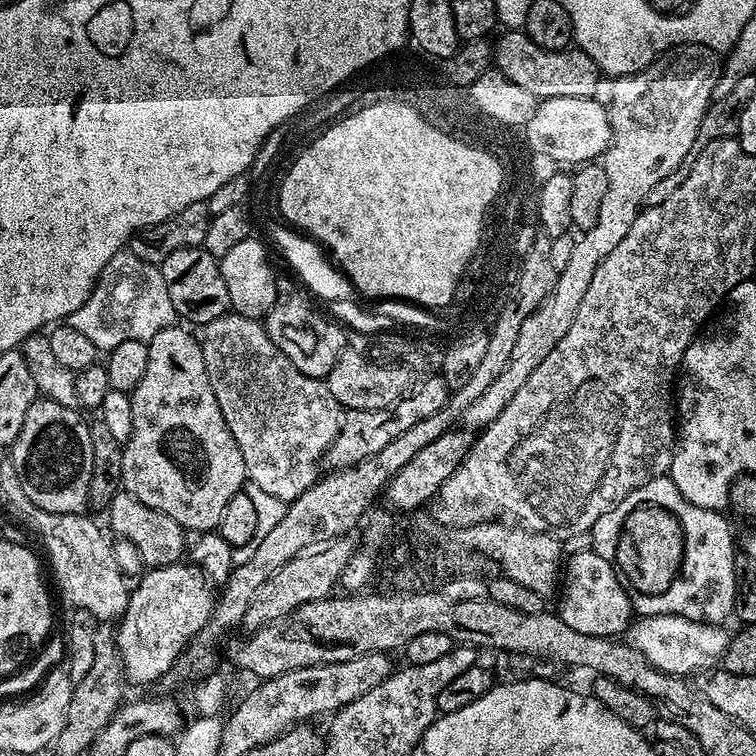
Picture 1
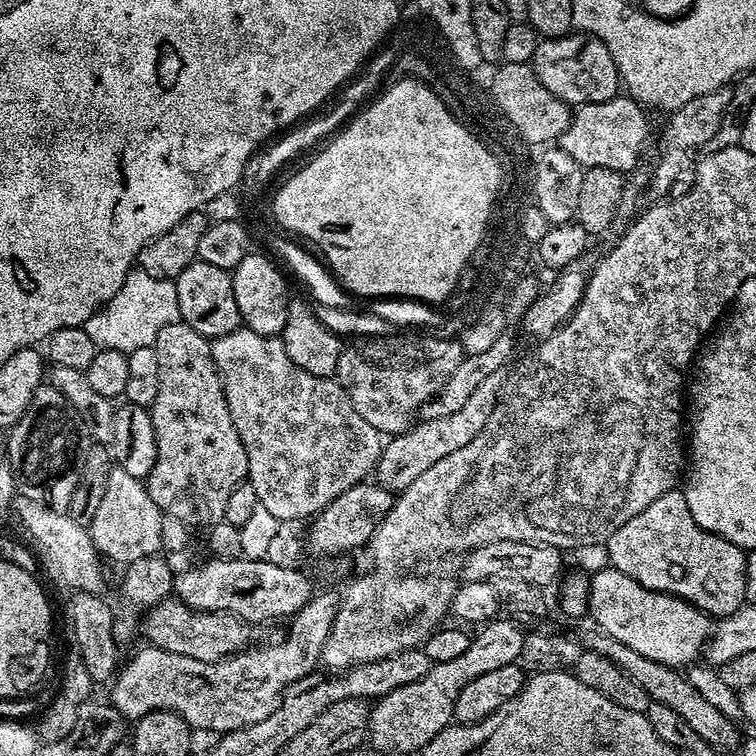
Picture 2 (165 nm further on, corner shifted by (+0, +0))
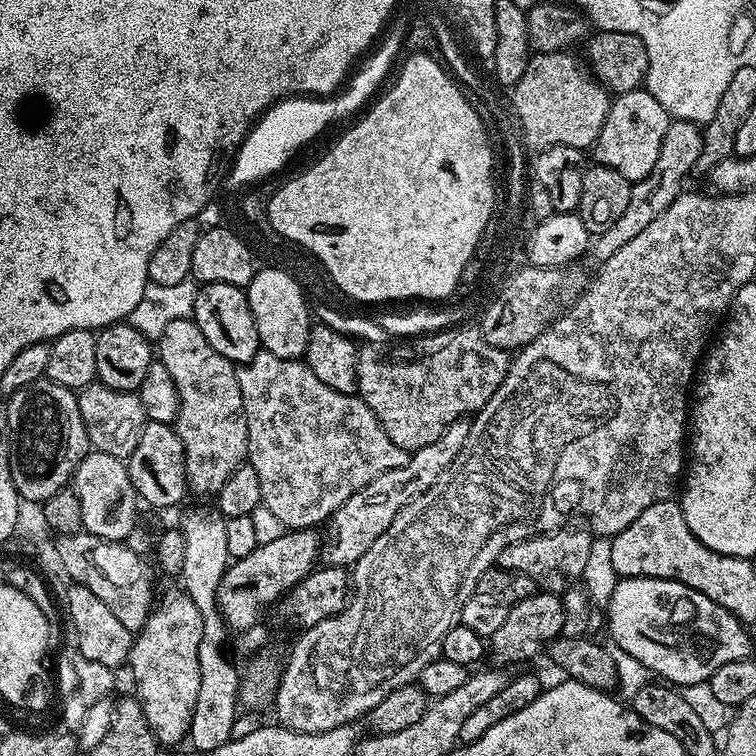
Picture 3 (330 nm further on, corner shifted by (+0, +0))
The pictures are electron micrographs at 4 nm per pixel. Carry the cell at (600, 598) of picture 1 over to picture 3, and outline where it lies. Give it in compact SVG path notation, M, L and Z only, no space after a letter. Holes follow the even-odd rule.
M620 578L606 605L606 632L612 635L611 643L672 686L708 682L720 666L749 659L752 640L744 628L742 621L718 602L710 602L706 594L677 580Z

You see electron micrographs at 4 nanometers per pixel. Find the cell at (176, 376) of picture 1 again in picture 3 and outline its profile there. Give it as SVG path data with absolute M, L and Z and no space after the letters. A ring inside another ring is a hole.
M191 318L172 321L162 330L158 339L158 358L173 376L174 386L178 386L180 405L174 427L184 447L184 474L188 477L188 487L200 496L215 497L222 490L226 478L230 478L230 474L245 463L248 454L246 414L242 406L242 390L238 386L237 365L222 358L222 354L218 354L218 350L206 342L202 330L198 330L196 321Z

